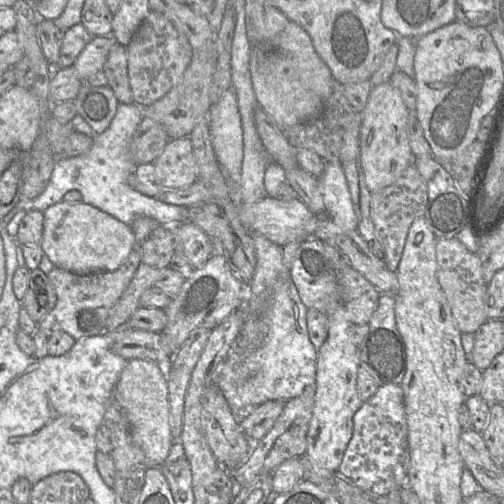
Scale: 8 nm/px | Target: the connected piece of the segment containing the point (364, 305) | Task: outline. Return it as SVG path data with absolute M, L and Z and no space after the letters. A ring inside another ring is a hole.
M315 237L305 239L299 246L290 267L290 276L307 309L315 308L329 316L343 305L345 319L355 325L366 325L378 306L381 292L344 259L334 244Z

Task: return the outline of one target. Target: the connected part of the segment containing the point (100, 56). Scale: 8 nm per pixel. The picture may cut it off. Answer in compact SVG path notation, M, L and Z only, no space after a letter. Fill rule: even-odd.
M113 35L92 37L72 65L79 76L87 79L90 75L102 70L109 50L115 42Z

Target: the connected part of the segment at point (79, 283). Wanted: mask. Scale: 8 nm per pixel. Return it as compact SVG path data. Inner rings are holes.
M136 243L127 259L113 271L99 271L79 275L54 267L47 275L53 285L57 300L54 308L38 323L37 330L48 338L56 331L63 331L75 340L104 334L110 309L128 287L141 259L141 244Z

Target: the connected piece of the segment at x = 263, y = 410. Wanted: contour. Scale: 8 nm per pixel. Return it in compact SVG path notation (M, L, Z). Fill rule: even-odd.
M270 400L257 406L239 423L246 437L253 442L262 439L280 417L284 404L283 401Z

